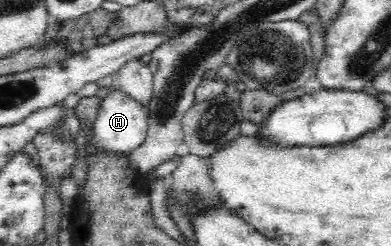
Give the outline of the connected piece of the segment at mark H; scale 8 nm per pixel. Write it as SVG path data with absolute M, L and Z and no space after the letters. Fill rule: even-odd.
M117 85L115 91L101 100L102 104L99 106L96 120L91 126L94 146L100 152L120 152L128 156L146 140L148 132L146 109L141 103L121 91Z

